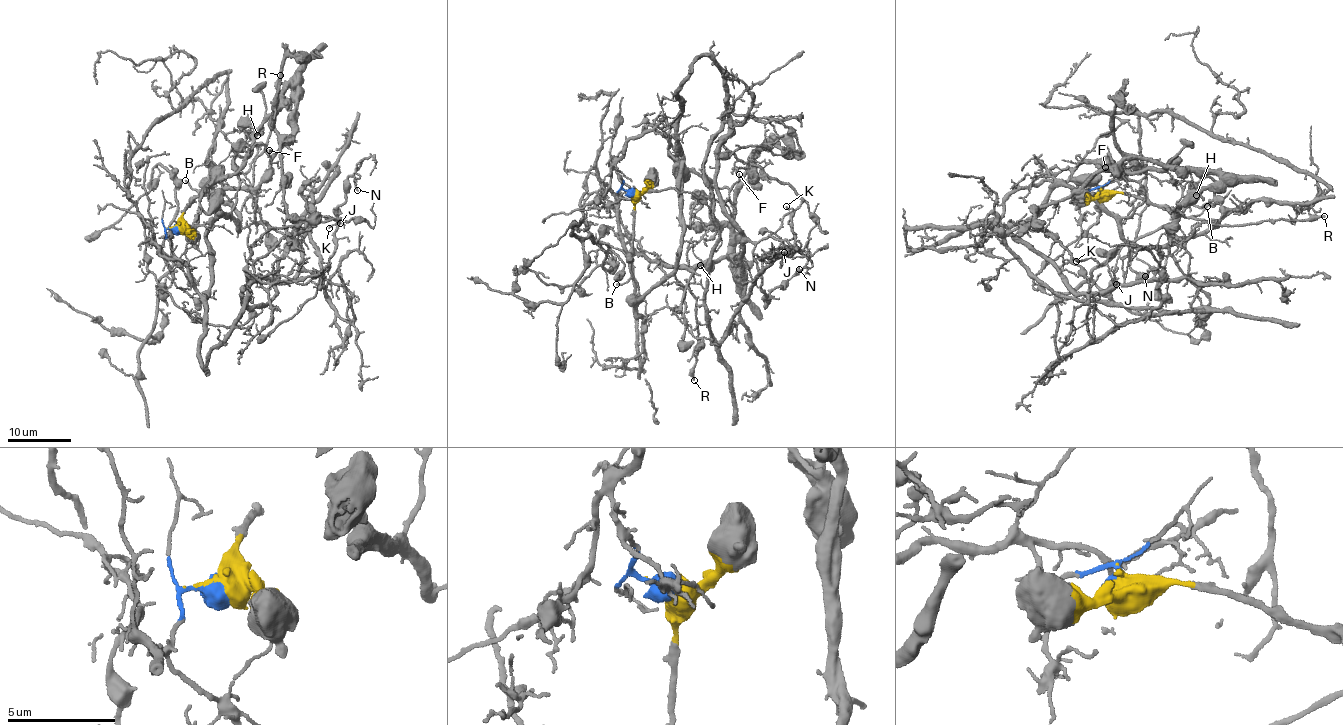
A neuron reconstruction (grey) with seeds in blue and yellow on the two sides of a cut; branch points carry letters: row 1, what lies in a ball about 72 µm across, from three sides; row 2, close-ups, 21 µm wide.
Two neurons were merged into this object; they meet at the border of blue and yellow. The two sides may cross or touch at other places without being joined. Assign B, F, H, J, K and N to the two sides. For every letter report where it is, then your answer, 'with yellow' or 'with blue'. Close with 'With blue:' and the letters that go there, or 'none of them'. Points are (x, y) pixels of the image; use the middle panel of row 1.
B: place (616, 284); with yellow
F: place (739, 174); with yellow
H: place (700, 265); with yellow
J: place (784, 252); with blue
K: place (786, 206); with blue
N: place (799, 269); with blue
With blue: J, K, N

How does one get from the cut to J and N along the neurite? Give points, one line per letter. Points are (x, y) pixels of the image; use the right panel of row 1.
J: (1101, 194), (1050, 180), (996, 218), (905, 242), (909, 228), (1044, 229), (1115, 284)
N: (1101, 194), (1050, 180), (905, 242), (999, 229), (1124, 325), (1160, 304), (1164, 269), (1144, 276)

